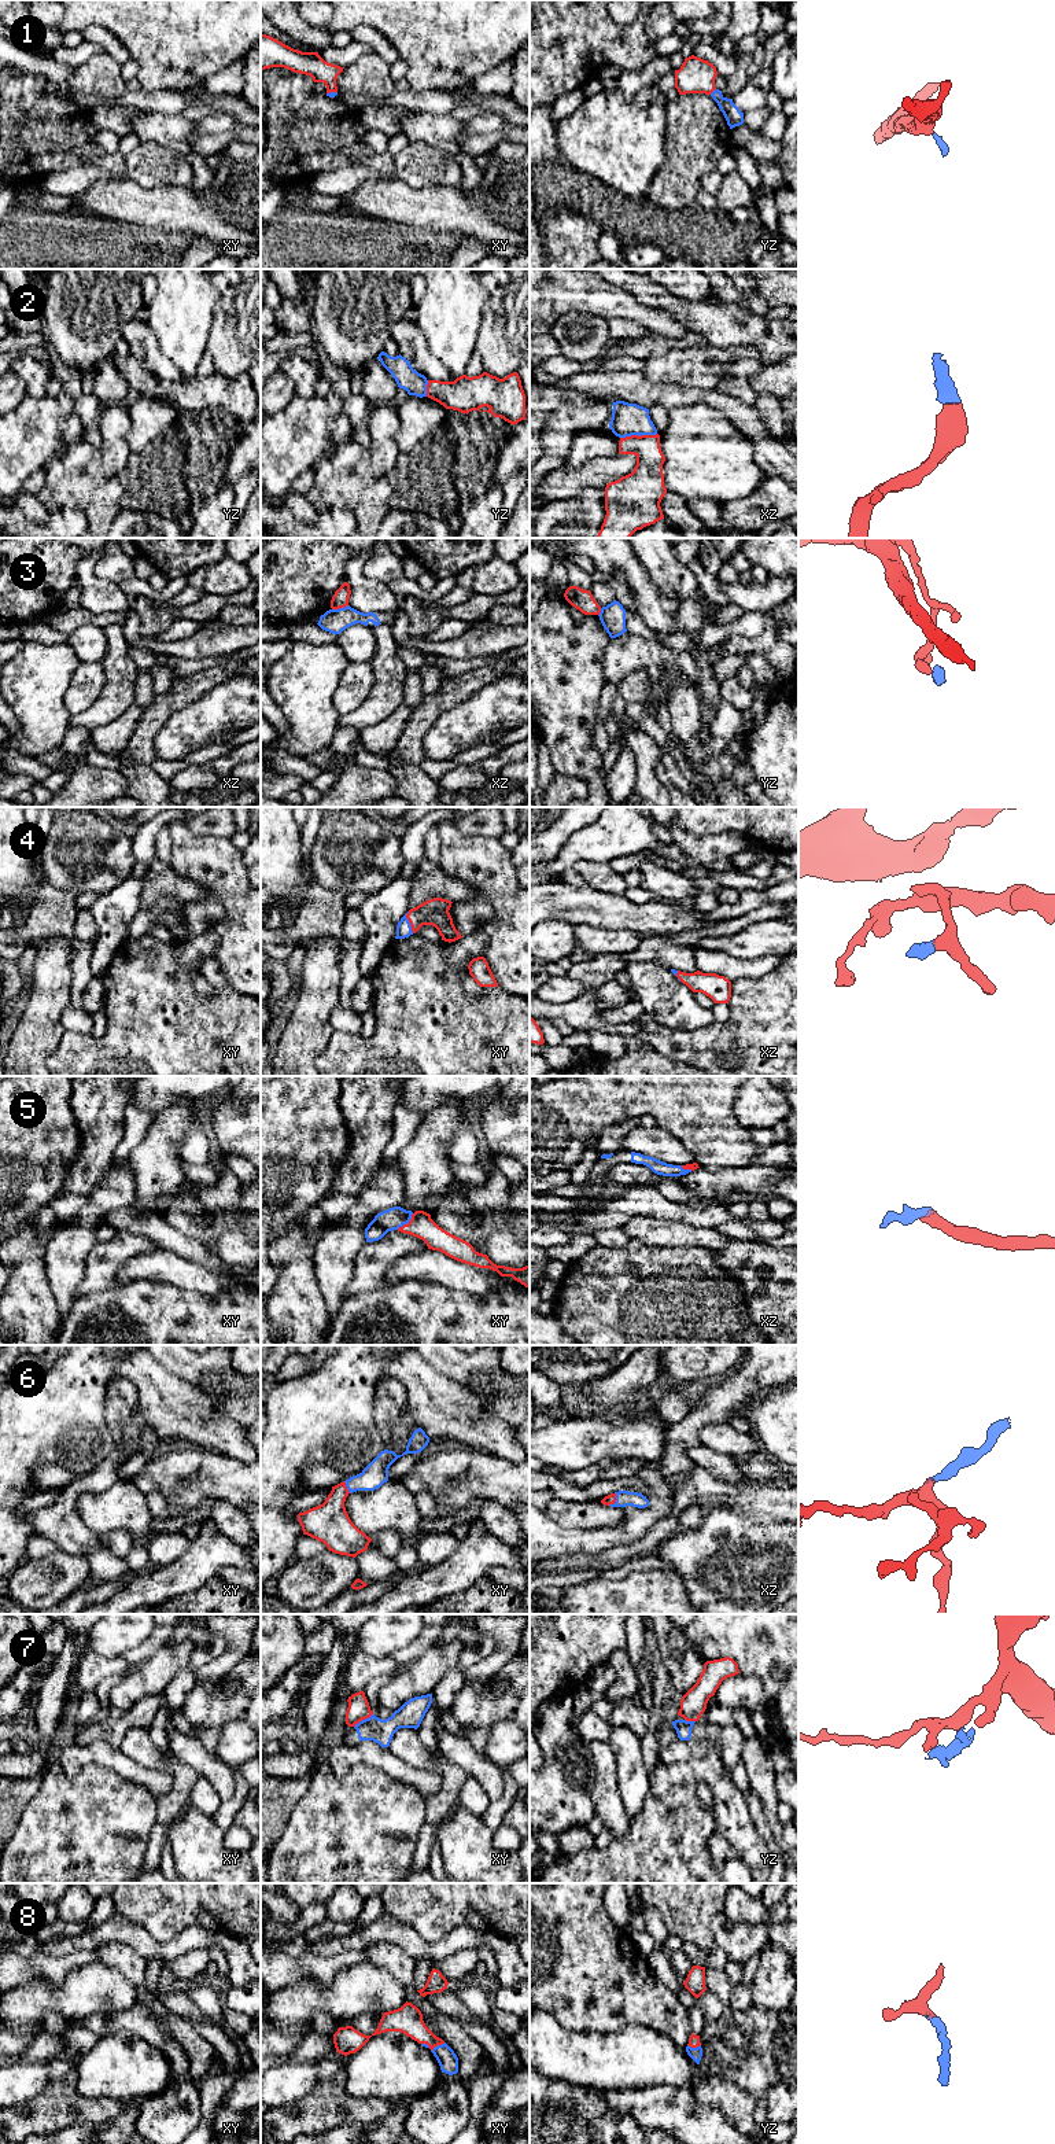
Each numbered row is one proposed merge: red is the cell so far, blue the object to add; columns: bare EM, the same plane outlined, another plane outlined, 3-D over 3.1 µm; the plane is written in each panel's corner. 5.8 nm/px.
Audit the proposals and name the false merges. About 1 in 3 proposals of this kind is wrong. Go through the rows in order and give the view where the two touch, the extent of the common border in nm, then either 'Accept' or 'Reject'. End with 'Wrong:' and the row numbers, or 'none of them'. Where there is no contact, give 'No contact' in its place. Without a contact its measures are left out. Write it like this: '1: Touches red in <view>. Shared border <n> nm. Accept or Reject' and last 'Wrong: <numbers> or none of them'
1: Touches red in yz. Shared border 50 nm. Accept
2: Touches red in xz. Shared border 220 nm. Accept
3: Touches red in xz. Shared border 100 nm. Reject
4: Touches red in xy. Shared border 130 nm. Accept
5: Touches red in xy. Shared border 140 nm. Accept
6: Touches red in xz. Shared border 90 nm. Accept
7: Touches red in xy. Shared border 140 nm. Reject
8: Touches red in xy. Shared border 100 nm. Accept
Wrong: 3, 7

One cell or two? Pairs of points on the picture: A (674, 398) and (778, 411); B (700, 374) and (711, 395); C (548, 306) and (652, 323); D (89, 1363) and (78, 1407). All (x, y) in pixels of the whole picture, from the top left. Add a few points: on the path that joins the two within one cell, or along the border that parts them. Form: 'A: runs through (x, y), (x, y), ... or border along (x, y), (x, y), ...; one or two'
A: border along (749, 405), (770, 435); two
B: border along (677, 385), (715, 390); two
C: runs through (574, 299), (604, 299), (626, 305); one
D: runs through (81, 1374), (78, 1396); one

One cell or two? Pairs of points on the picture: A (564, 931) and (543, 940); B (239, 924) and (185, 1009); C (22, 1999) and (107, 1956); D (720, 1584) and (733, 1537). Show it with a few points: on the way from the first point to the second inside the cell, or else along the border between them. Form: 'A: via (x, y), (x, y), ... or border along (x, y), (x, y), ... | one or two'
A: via (559, 935), (549, 940) | one
B: border along (209, 929), (218, 940), (213, 956) | two
C: border along (98, 1959), (125, 1979) | two
D: via (727, 1573), (730, 1570), (730, 1548) | one

